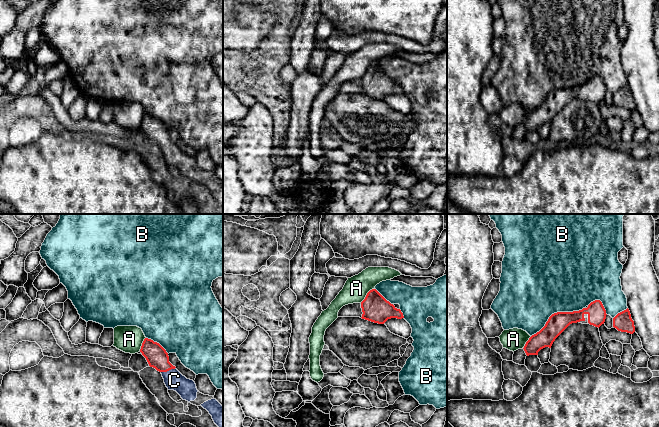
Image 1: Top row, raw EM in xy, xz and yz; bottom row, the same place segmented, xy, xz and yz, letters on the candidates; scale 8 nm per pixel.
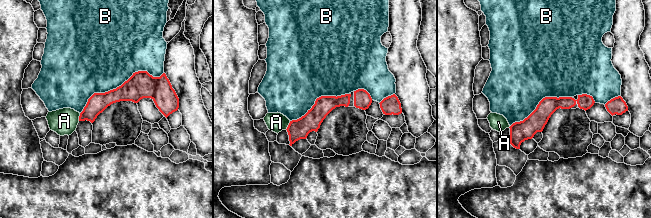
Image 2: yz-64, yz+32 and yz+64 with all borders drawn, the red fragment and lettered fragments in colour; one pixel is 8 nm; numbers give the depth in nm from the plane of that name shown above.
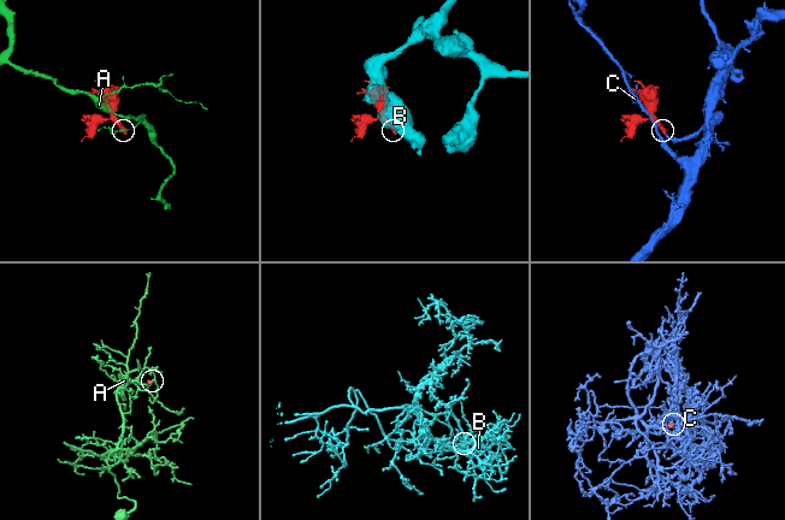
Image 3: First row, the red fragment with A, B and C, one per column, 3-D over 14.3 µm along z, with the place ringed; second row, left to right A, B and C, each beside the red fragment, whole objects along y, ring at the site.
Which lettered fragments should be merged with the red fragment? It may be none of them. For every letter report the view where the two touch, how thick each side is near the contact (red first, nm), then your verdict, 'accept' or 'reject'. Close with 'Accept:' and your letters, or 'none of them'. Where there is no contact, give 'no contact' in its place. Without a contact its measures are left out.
A: xz | 220/190 nm | reject
B: yz | 160/500 nm | reject
C: xy | 170/160 nm | accept
Accept: C

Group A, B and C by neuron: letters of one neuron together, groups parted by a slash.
A / B / C

